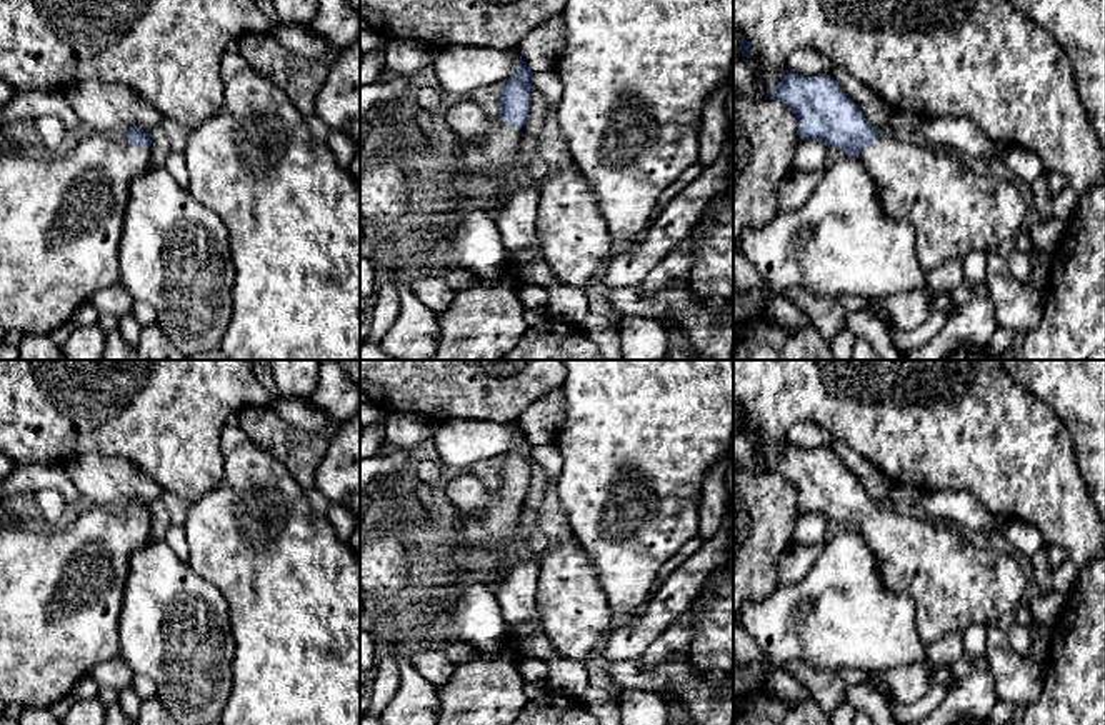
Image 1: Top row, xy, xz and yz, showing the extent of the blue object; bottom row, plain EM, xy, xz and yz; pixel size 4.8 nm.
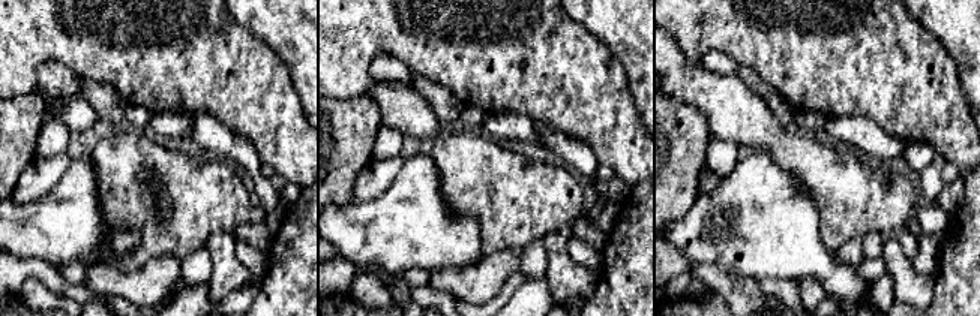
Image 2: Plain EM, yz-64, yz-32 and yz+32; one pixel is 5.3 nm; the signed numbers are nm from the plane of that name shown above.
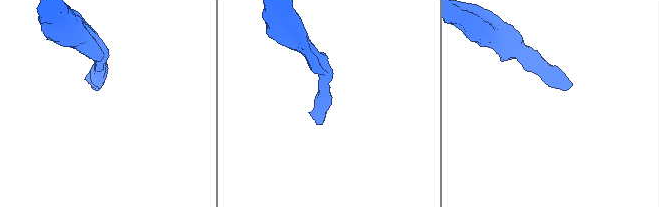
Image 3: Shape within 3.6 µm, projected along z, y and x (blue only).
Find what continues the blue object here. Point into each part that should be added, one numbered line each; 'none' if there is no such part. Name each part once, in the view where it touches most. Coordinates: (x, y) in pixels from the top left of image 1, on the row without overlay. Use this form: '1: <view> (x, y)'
1: xz (479, 515)

